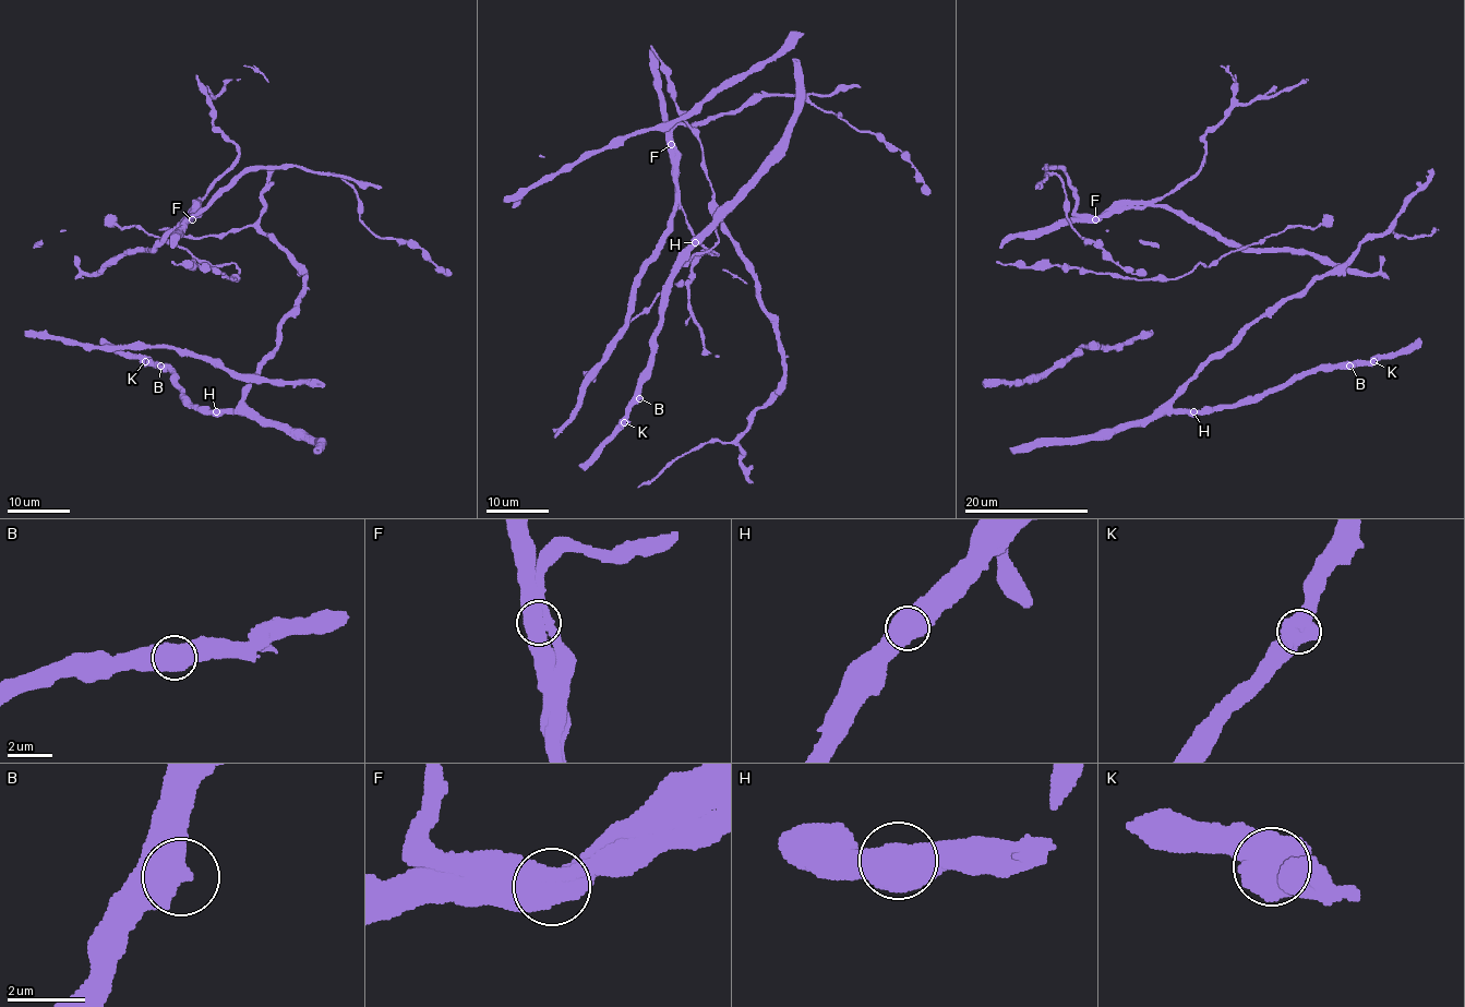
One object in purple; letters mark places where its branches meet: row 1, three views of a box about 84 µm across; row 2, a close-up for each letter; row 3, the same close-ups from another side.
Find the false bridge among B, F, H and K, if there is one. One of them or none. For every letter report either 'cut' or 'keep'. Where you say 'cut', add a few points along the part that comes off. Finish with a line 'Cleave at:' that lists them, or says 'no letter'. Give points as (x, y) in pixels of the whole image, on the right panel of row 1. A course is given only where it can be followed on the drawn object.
B: keep
F: keep
H: keep
K: keep
Cleave at: no letter

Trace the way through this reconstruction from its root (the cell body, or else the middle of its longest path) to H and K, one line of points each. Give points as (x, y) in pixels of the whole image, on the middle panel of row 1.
H: (631, 408), (636, 383), (649, 360), (650, 339), (660, 324), (664, 296), (672, 284), (674, 265), (695, 242)
K: (631, 408), (624, 421)

